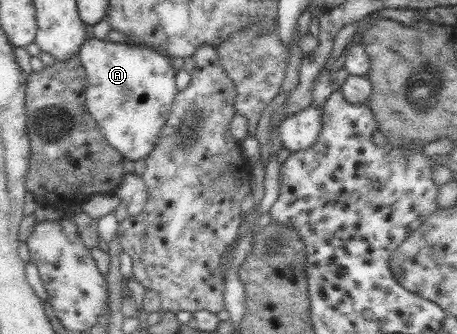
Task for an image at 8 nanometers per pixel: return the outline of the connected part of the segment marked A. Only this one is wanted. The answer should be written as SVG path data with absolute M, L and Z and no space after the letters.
M88 38L82 44L78 55L87 75L85 103L104 138L125 160L135 162L146 159L158 144L160 130L166 124L175 95L179 92L176 88L178 69L172 66L170 57L150 46L136 46L98 38Z

